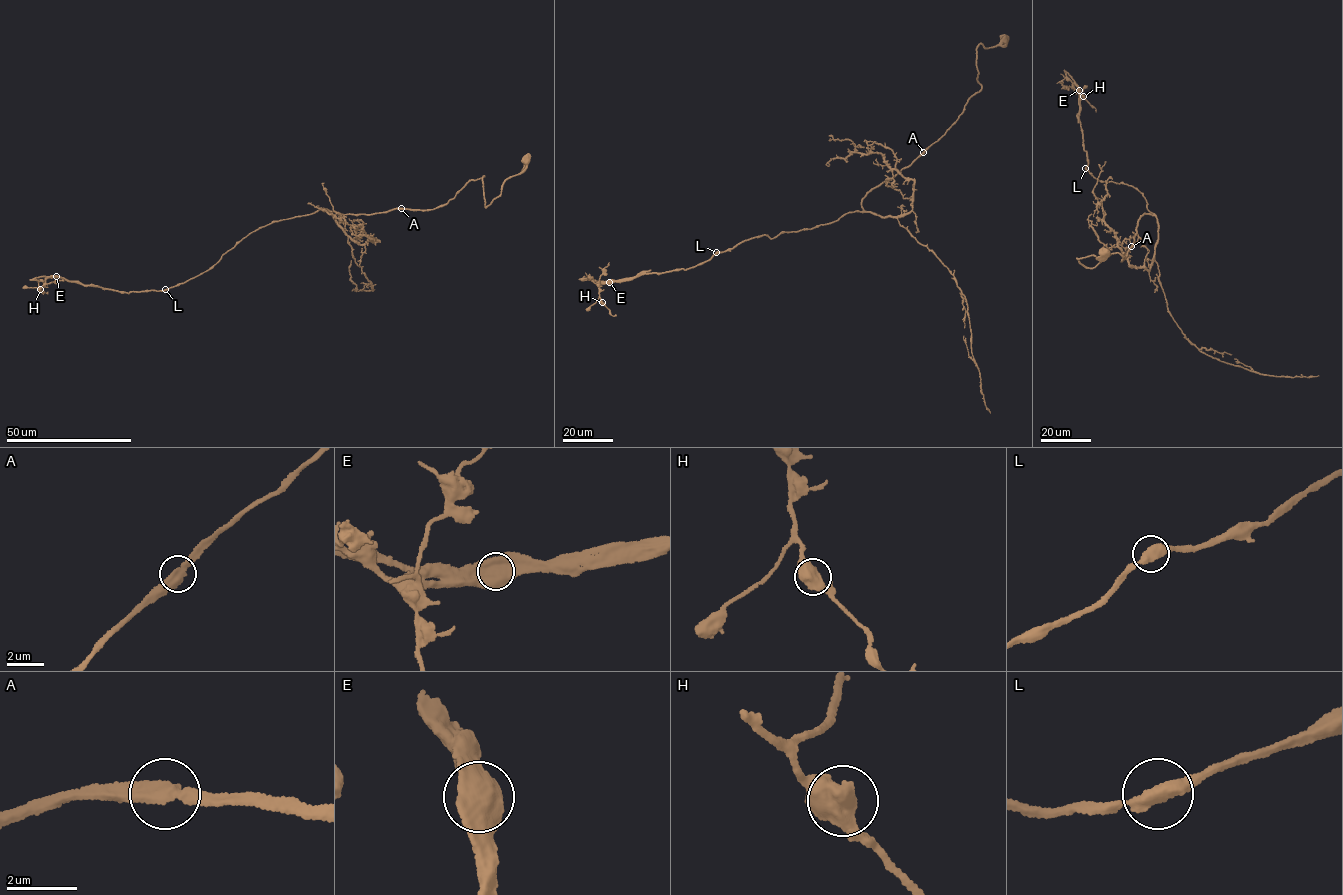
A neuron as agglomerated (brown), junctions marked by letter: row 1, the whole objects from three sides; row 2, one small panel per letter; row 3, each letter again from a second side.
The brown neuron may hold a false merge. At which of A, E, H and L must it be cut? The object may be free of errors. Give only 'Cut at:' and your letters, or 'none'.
Cut at: E

